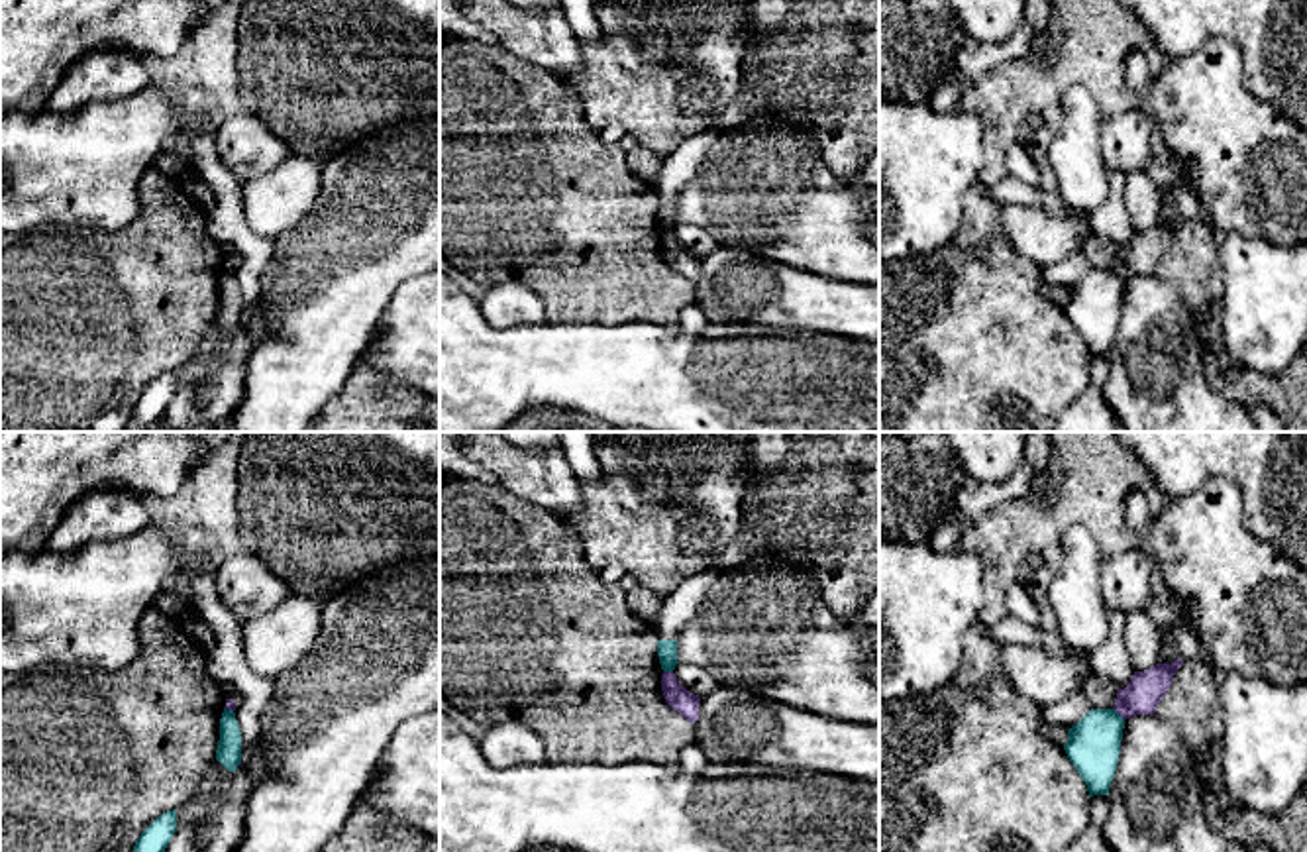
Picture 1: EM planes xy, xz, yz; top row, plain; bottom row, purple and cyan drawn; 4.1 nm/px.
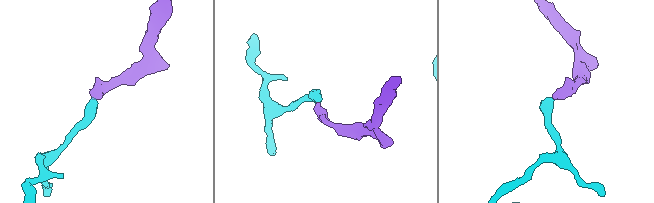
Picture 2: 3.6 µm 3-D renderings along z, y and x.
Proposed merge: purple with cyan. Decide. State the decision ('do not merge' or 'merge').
do not merge

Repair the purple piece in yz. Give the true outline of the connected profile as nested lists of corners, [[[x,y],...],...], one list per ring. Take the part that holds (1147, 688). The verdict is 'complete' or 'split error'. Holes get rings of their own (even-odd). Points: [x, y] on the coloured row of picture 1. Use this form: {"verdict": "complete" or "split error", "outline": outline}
{"verdict": "complete", "outline": [[[1174,660],[1172,664],[1156,664],[1150,669],[1134,671],[1130,683],[1117,691],[1115,711],[1123,719],[1136,715],[1154,717],[1158,703],[1170,691],[1174,675],[1177,673],[1183,660]]]}

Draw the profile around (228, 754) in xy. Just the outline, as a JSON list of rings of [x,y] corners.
[[[224,709],[220,719],[220,740],[216,760],[228,770],[235,772],[241,764],[241,732],[235,720],[235,713]]]

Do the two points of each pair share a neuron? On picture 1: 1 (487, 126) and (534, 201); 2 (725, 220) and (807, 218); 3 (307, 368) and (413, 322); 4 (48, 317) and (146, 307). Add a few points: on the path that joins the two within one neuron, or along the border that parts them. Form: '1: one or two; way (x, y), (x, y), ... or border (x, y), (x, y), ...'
1: one; way (487, 144), (487, 154), (517, 183)
2: one; way (744, 218), (787, 218)
3: two; border (375, 338), (364, 352)
4: one; way (71, 317), (97, 317), (122, 307)

